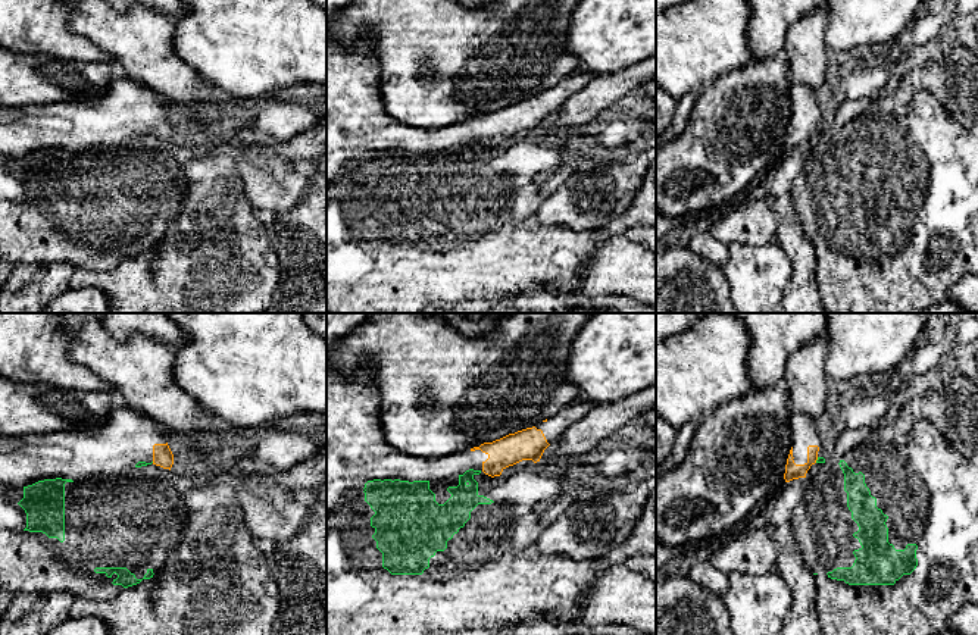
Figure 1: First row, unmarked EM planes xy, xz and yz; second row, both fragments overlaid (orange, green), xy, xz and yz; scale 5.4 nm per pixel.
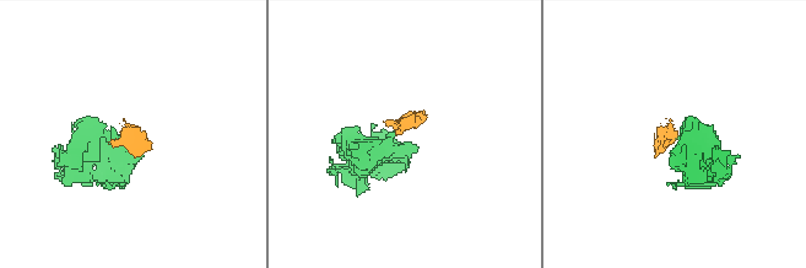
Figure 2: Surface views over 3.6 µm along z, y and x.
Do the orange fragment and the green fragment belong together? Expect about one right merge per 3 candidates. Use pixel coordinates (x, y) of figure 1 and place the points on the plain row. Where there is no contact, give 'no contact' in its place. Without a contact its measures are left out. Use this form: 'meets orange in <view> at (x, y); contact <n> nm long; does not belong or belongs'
meets orange in yz at (816, 130); contact 40 nm long; does not belong

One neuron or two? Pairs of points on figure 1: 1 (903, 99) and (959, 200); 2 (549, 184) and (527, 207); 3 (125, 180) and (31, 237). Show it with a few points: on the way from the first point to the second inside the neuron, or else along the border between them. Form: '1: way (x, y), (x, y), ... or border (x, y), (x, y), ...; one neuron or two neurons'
1: border (916, 90), (905, 113), (893, 112); two neurons
2: way (544, 190), (533, 202); one neuron
3: way (102, 203), (97, 207), (80, 207), (55, 224); one neuron

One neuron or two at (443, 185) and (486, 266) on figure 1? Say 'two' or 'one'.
one

